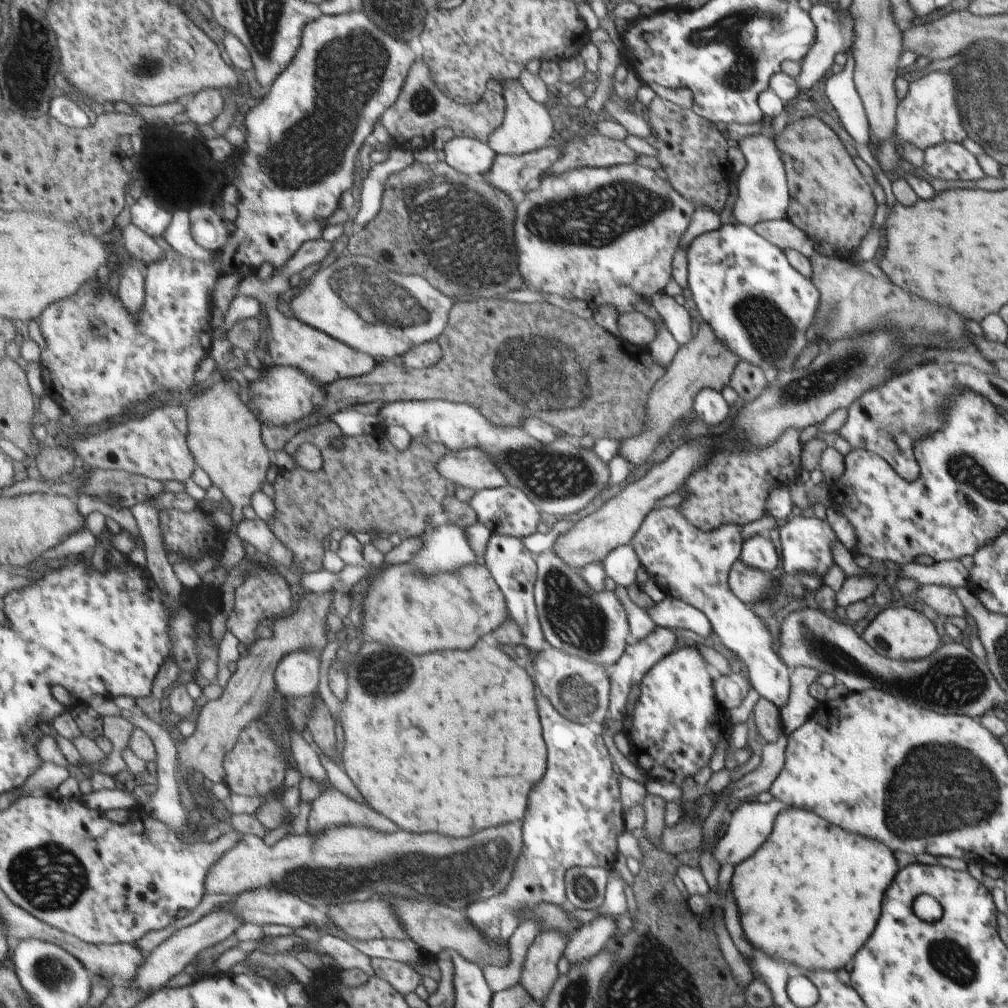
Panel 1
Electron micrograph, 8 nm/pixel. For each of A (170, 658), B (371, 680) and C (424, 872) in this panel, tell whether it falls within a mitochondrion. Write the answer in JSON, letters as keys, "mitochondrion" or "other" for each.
{"A":"other","B":"mitochondrion","C":"mitochondrion"}

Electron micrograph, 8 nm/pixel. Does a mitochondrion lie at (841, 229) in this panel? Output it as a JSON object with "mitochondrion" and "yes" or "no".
{"mitochondrion":"no"}

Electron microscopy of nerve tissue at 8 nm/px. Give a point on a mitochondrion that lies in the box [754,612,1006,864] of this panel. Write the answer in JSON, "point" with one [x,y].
{"point":[947,769]}

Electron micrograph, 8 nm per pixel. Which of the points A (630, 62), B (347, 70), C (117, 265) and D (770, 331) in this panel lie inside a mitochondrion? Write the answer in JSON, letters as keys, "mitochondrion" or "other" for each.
{"A":"other","B":"mitochondrion","C":"other","D":"mitochondrion"}

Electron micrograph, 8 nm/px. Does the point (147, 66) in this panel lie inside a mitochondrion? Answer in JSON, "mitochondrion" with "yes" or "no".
{"mitochondrion":"yes"}

